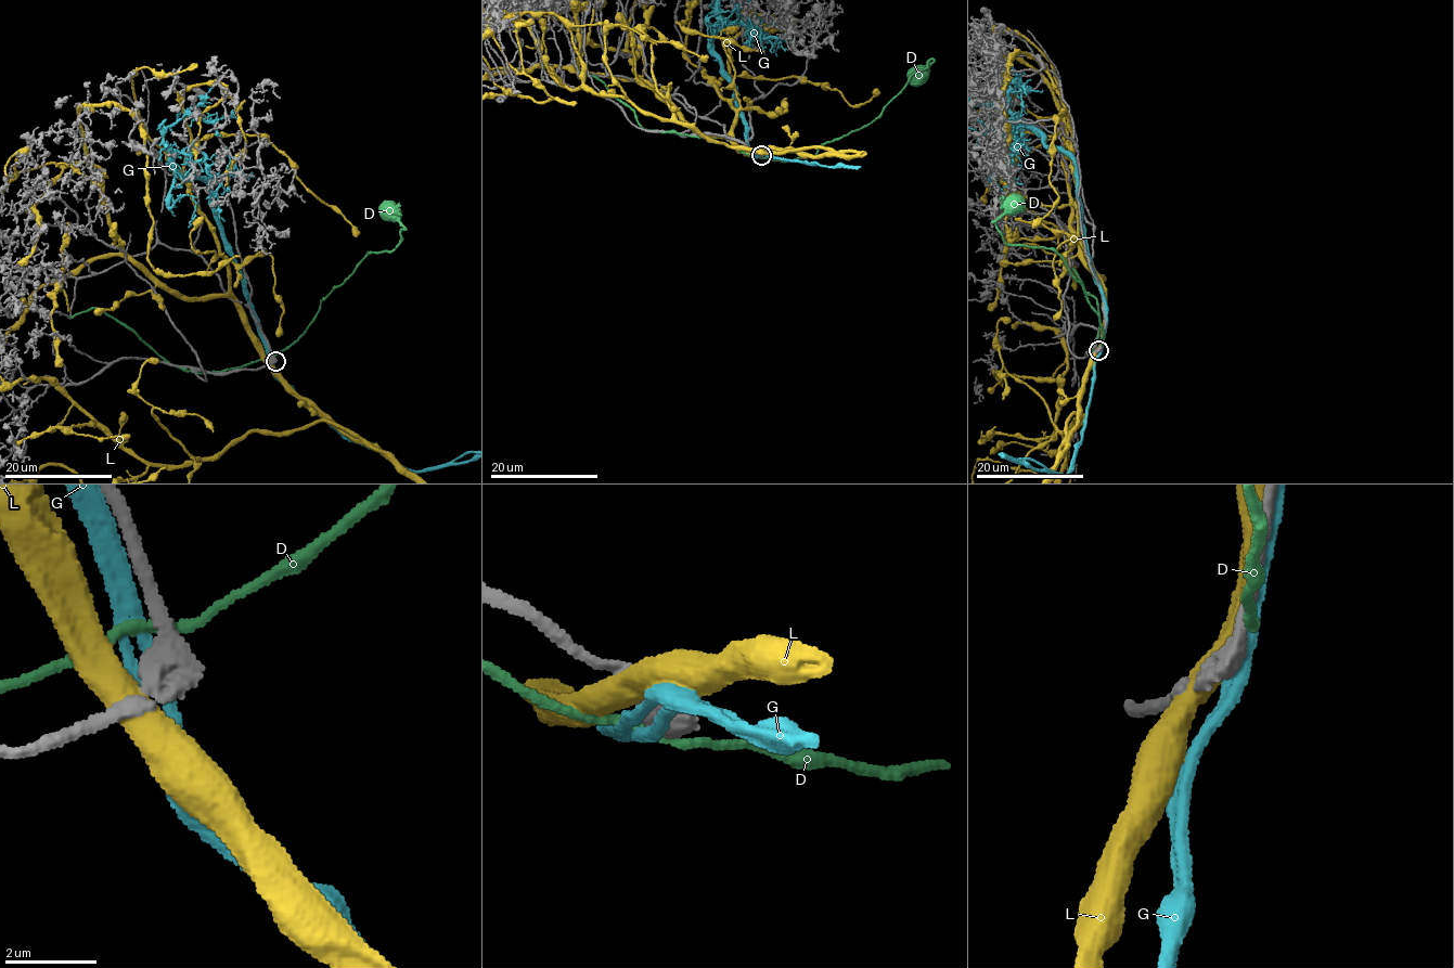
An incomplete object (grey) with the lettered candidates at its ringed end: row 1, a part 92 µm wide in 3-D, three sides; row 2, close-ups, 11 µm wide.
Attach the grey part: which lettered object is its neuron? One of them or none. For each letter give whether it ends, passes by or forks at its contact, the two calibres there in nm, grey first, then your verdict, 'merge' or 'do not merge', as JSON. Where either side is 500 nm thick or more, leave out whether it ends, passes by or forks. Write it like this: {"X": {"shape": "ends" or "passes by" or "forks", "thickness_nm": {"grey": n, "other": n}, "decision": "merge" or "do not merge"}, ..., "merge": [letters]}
{"D": {"shape": "passes by", "thickness_nm": {"grey": 360, "other": 200}, "decision": "do not merge"}, "G": {"shape": "forks", "thickness_nm": {"grey": 480, "other": 260}, "decision": "do not merge"}, "L": {"thickness_nm": {"grey": 260, "other": 550}, "decision": "do not merge"}, "merge": []}

